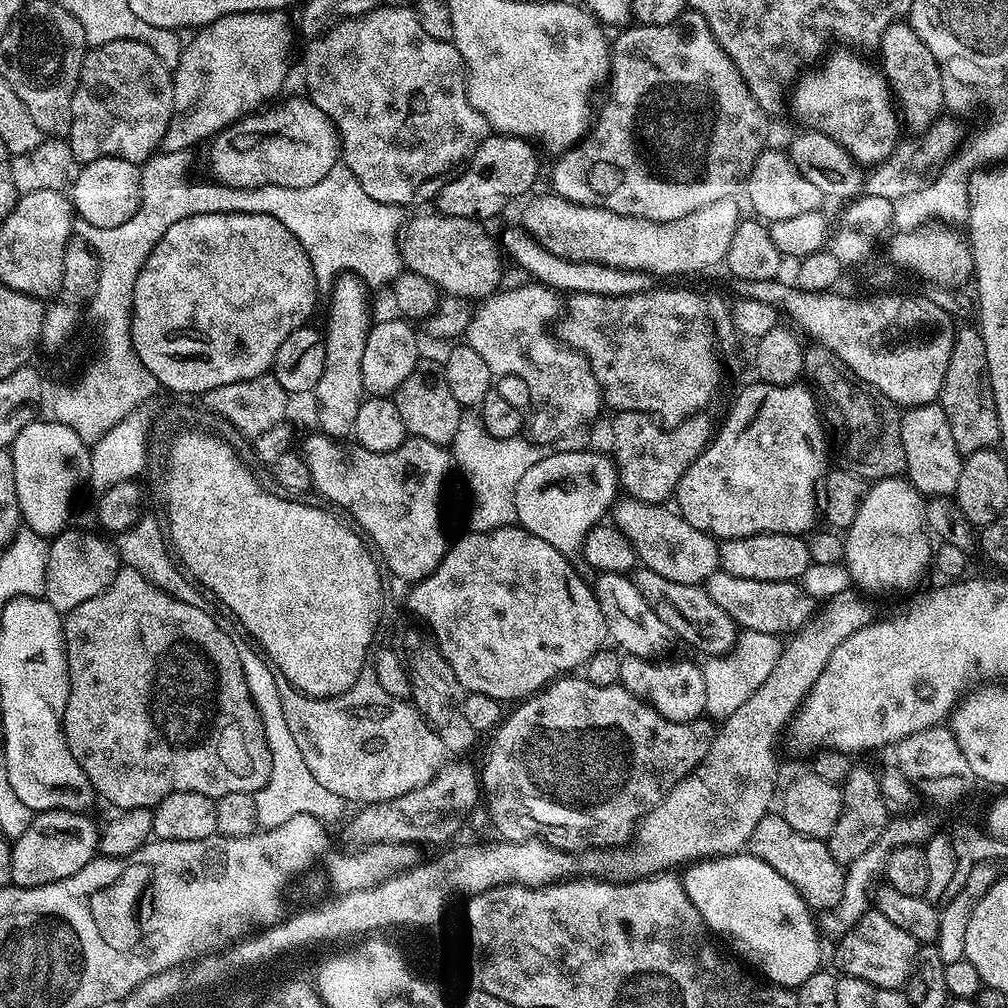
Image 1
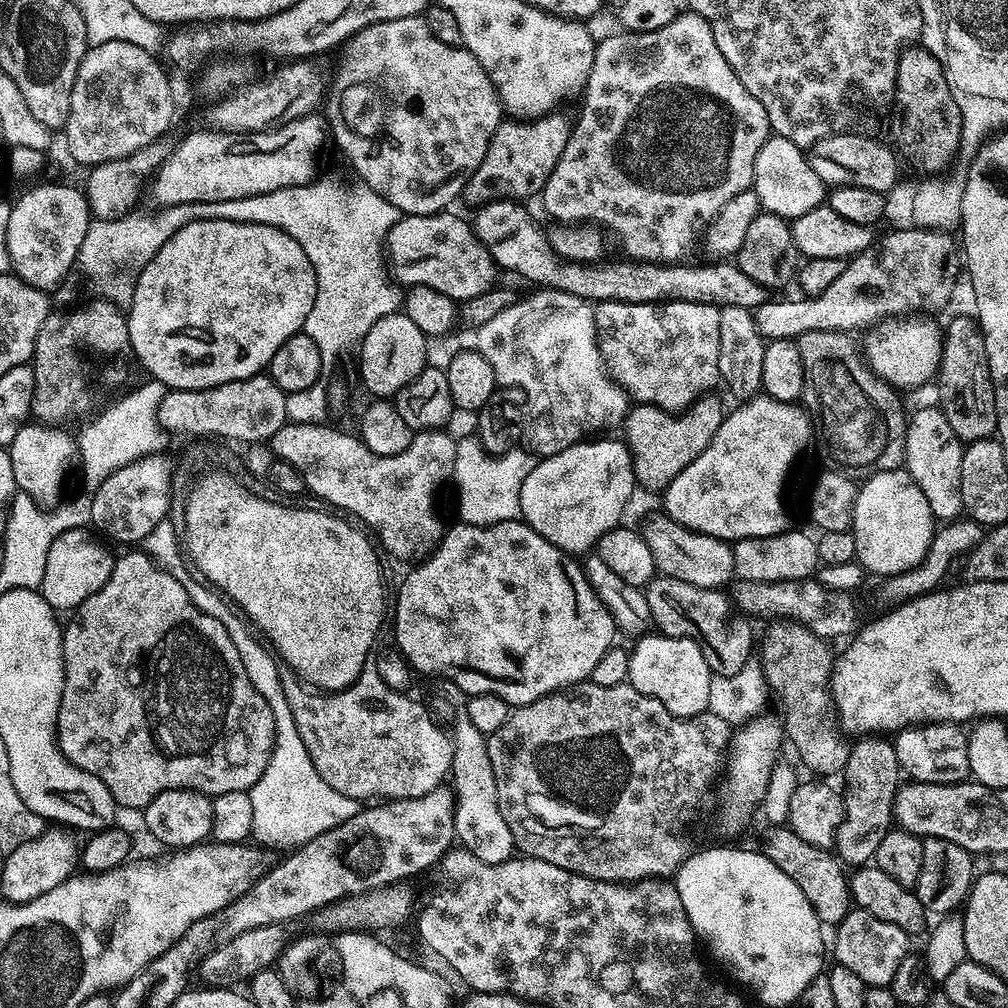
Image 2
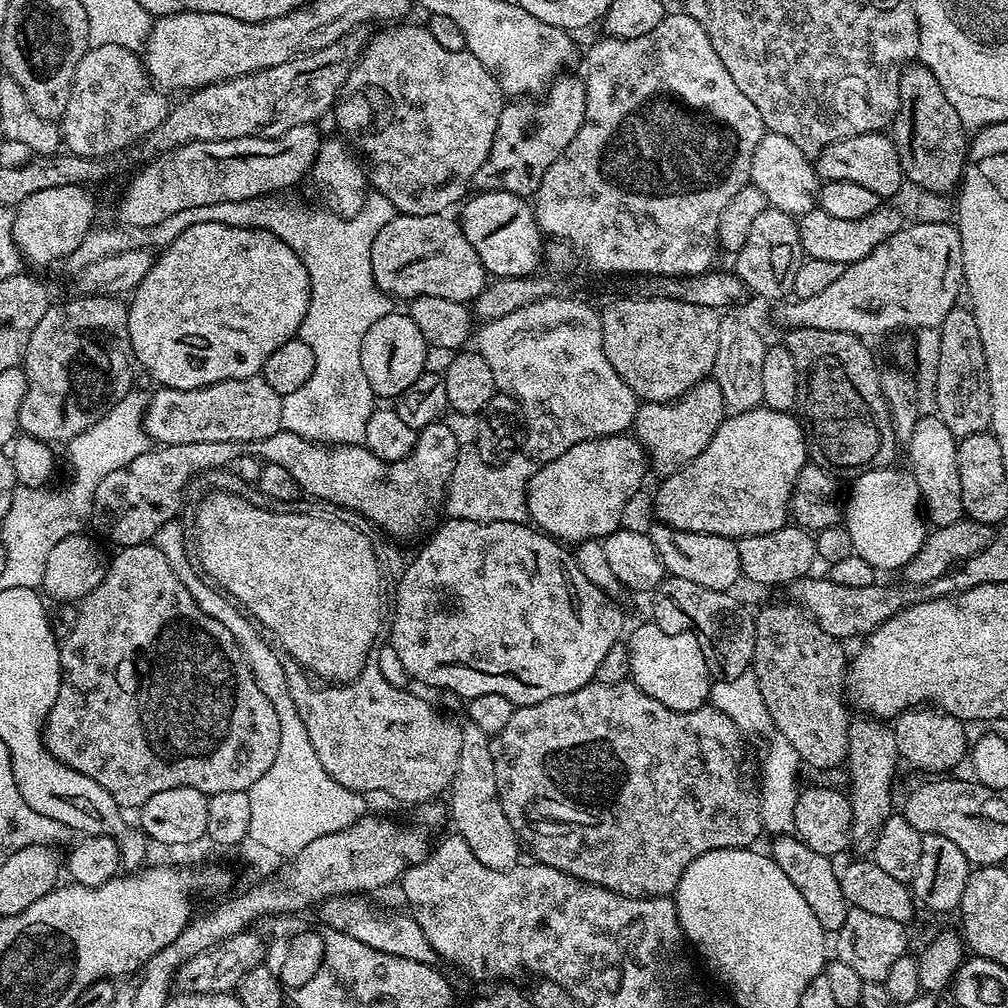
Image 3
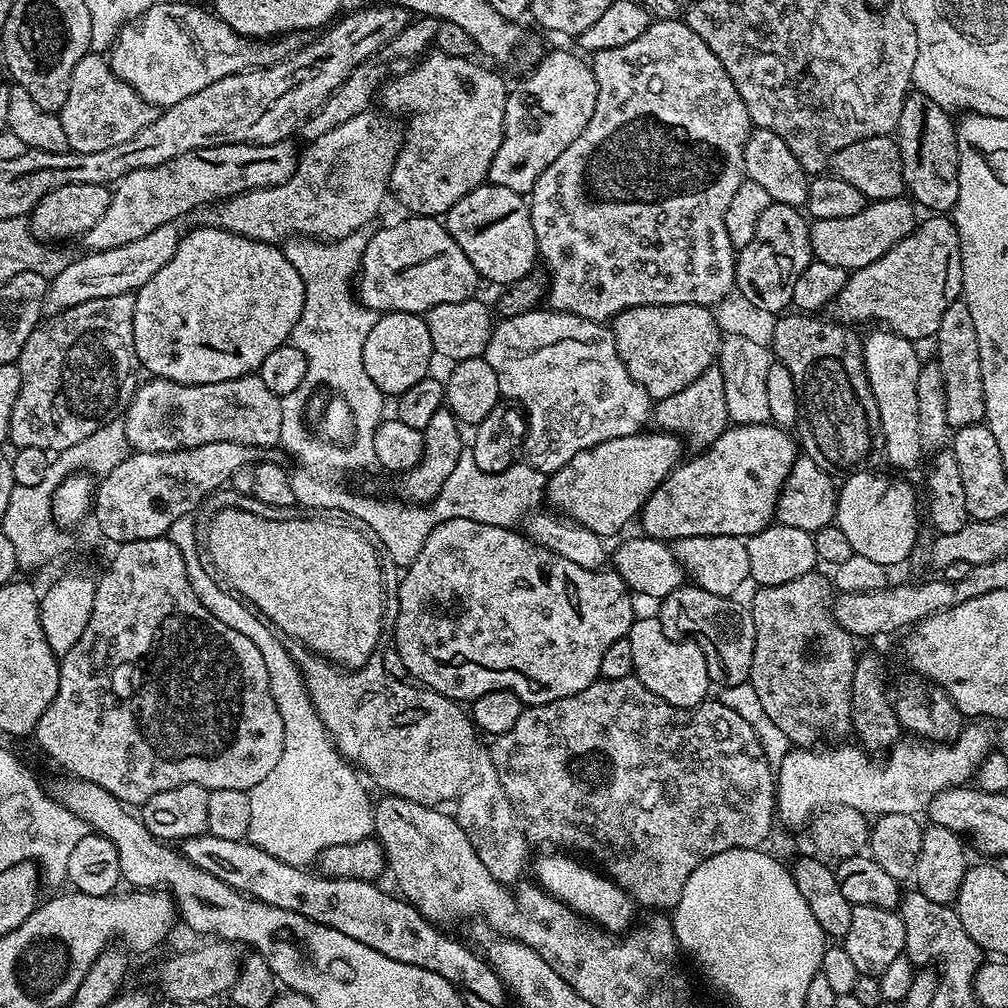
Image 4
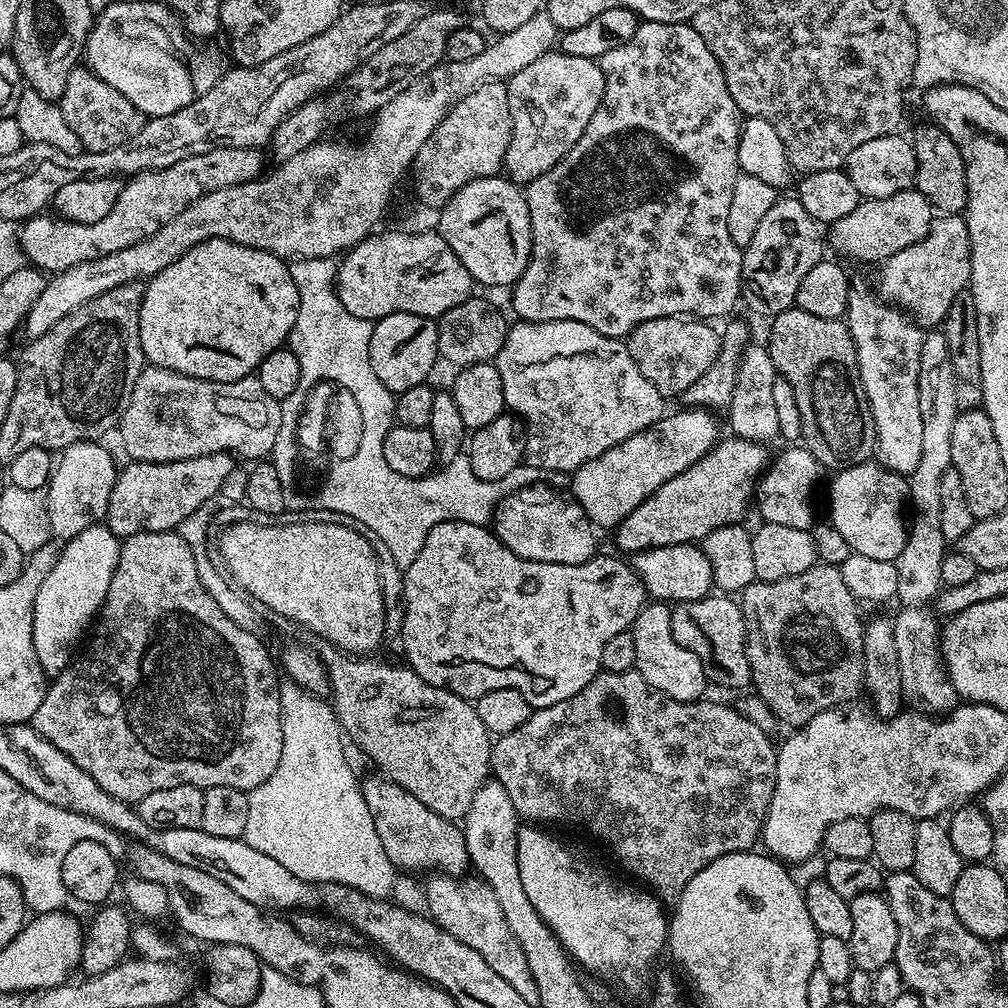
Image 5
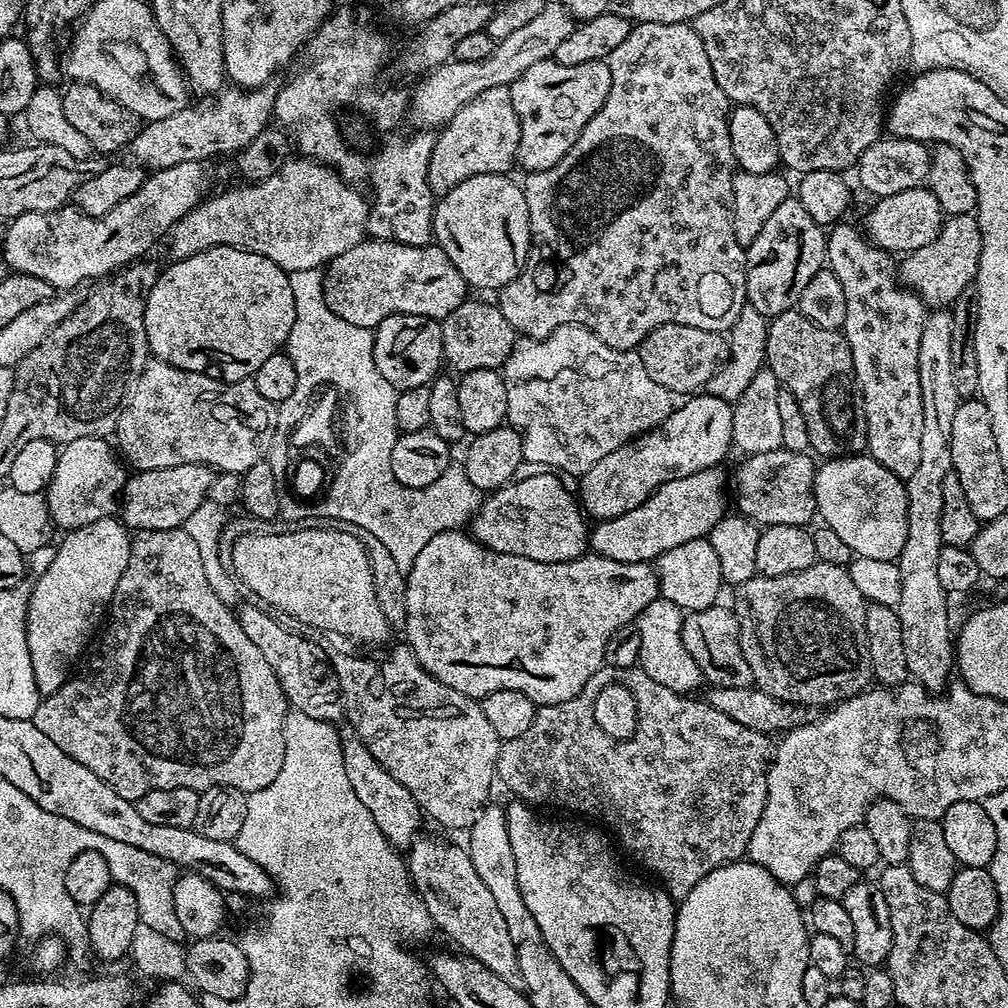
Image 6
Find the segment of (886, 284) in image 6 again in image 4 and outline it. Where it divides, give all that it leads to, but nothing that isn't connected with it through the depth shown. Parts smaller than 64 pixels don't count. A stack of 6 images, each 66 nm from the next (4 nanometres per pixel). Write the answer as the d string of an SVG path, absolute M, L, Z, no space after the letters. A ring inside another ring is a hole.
M883 326L875 329L869 336L863 337L864 345L864 369L870 382L870 390L874 394L874 402L878 402L878 418L882 426L882 438L884 439L883 459L888 459L896 468L912 468L920 460L922 449L920 435L918 434L918 374L920 373L921 357L916 357L917 345L899 336Z

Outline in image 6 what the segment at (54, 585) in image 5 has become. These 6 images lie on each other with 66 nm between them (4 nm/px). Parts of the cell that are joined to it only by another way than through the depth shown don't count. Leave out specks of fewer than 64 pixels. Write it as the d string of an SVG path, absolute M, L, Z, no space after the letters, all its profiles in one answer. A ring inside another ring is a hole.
M112 516L69 531L64 538L65 540L54 548L52 561L43 565L44 573L34 580L32 597L28 599L30 666L34 666L34 682L38 686L41 697L54 694L54 690L61 688L72 675L74 665L85 655L84 647L87 646L88 639L92 635L92 639L97 635L108 606L112 603L114 586L118 586L118 578L122 578L122 573L126 571L126 562L130 562L132 536L129 529Z

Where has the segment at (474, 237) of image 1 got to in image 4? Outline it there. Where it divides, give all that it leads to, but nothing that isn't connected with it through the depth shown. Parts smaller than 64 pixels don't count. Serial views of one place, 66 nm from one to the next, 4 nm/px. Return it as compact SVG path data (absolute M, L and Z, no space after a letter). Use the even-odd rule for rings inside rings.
M409 215L408 220L400 220L397 224L388 224L369 235L368 245L362 254L358 273L358 299L364 307L372 312L415 312L423 314L434 306L442 306L446 302L462 302L471 300L477 295L476 283L482 278L474 270L470 258L462 252L462 246L454 242L447 227L439 219L431 216Z

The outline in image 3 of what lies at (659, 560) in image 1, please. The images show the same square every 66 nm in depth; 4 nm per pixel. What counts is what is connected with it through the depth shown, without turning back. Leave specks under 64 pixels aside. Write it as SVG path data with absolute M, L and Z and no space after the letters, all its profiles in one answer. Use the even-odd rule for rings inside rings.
M653 523L653 528L647 529L648 537L654 542L654 550L658 552L658 558L662 562L665 573L668 576L686 578L686 582L698 582L698 586L706 586L710 590L728 592L735 586L736 580L741 579L740 563L738 562L738 546L736 540L727 536L715 536L714 534L702 534L701 532L687 532L672 528L668 524Z

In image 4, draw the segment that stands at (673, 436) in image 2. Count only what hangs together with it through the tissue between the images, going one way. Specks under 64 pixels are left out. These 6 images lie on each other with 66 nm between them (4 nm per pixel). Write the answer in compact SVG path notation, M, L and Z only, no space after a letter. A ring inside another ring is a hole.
M719 366L707 368L686 390L678 390L678 394L670 394L670 398L655 401L651 419L656 420L655 427L661 432L671 432L679 436L685 445L699 454L711 446L724 431L730 427L726 408L725 382Z

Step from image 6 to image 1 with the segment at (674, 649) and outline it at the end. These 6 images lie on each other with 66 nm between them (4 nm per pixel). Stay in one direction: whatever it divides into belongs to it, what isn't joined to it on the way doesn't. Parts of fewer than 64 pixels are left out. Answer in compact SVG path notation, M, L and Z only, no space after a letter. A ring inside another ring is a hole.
M625 655L622 662L622 674L620 684L631 696L637 696L645 700L658 714L662 714L668 720L689 724L692 720L701 719L705 715L706 687L703 681L704 669L698 663L691 664L688 660L662 660L664 658L645 658L643 656Z

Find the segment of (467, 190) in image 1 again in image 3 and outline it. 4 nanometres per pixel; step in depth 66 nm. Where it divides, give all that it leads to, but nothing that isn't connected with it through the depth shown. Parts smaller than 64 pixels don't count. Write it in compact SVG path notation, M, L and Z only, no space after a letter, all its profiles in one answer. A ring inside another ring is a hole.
M561 75L543 98L505 103L498 118L494 146L490 146L486 162L478 166L478 174L474 174L471 182L476 192L512 192L525 198L536 193L542 178L546 178L546 170L550 170L566 146L574 142L574 134L578 134L586 118L585 81L568 75Z

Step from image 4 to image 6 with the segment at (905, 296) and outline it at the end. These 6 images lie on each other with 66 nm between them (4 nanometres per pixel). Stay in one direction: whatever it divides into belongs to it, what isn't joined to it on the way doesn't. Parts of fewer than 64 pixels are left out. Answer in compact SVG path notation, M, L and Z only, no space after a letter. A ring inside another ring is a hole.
M967 212L949 216L932 242L905 255L899 261L899 283L905 288L911 288L929 309L943 309L952 305L958 294L962 294L962 290L973 287L981 250L982 234L975 215Z

